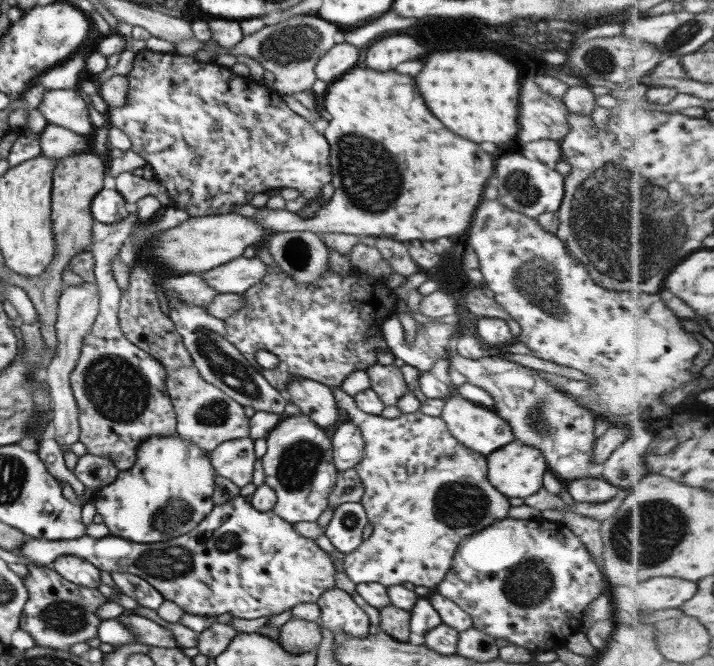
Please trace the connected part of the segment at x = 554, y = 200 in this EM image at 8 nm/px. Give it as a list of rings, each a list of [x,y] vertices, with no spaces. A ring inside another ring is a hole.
[[[520,154],[502,156],[496,162],[496,178],[499,192],[497,200],[530,218],[536,219],[545,212],[556,213],[562,204],[565,187],[563,175],[539,160],[531,160]]]

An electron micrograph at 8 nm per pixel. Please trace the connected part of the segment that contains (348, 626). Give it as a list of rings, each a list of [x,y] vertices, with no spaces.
[[[334,587],[324,591],[317,600],[321,608],[318,623],[331,631],[364,638],[368,636],[369,616],[346,591]]]

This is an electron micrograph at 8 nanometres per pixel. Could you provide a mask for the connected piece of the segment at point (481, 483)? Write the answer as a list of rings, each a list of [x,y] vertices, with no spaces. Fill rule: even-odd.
[[[341,386],[331,389],[337,407],[346,412],[364,439],[364,458],[355,469],[364,487],[360,504],[374,528],[368,540],[363,540],[358,548],[345,554],[344,573],[355,584],[380,583],[387,587],[412,582],[414,586],[437,587],[452,567],[454,555],[466,538],[509,517],[511,505],[508,497],[490,484],[486,458],[458,442],[443,418],[428,416],[422,411],[402,413],[396,418],[368,414],[357,407],[354,397],[344,392]]]

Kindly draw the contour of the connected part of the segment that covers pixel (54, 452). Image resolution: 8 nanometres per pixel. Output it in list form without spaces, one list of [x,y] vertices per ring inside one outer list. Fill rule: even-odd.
[[[47,435],[39,442],[39,448],[36,450],[40,460],[46,465],[48,472],[55,476],[57,480],[62,480],[71,485],[79,499],[82,507],[88,503],[84,498],[85,486],[80,479],[70,471],[64,464],[64,454],[61,446],[51,435]]]

